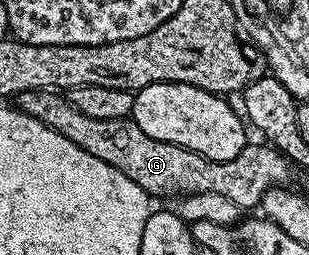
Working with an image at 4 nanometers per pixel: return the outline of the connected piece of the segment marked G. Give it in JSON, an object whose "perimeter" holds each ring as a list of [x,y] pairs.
{"perimeter":[[[55,90],[23,92],[17,98],[17,106],[25,114],[45,122],[45,126],[57,130],[57,134],[69,138],[69,142],[81,146],[81,150],[93,154],[93,158],[101,158],[101,162],[109,162],[109,166],[121,170],[121,174],[133,178],[133,182],[137,182],[141,190],[145,190],[148,195],[155,198],[158,198],[162,192],[172,192],[172,197],[175,198],[197,194],[222,194],[224,198],[229,198],[229,202],[237,202],[240,209],[247,210],[254,204],[256,207],[270,188],[281,188],[292,183],[290,181],[291,171],[293,171],[291,161],[278,148],[272,148],[263,142],[258,142],[259,144],[249,142],[241,150],[241,154],[237,154],[235,160],[217,162],[193,150],[185,150],[185,146],[173,146],[173,142],[157,142],[157,138],[149,138],[149,134],[145,134],[145,130],[141,130],[141,126],[137,126],[130,118],[125,120],[89,118],[89,114],[81,114],[81,110],[77,110],[77,106],[73,106],[66,95]]]}

